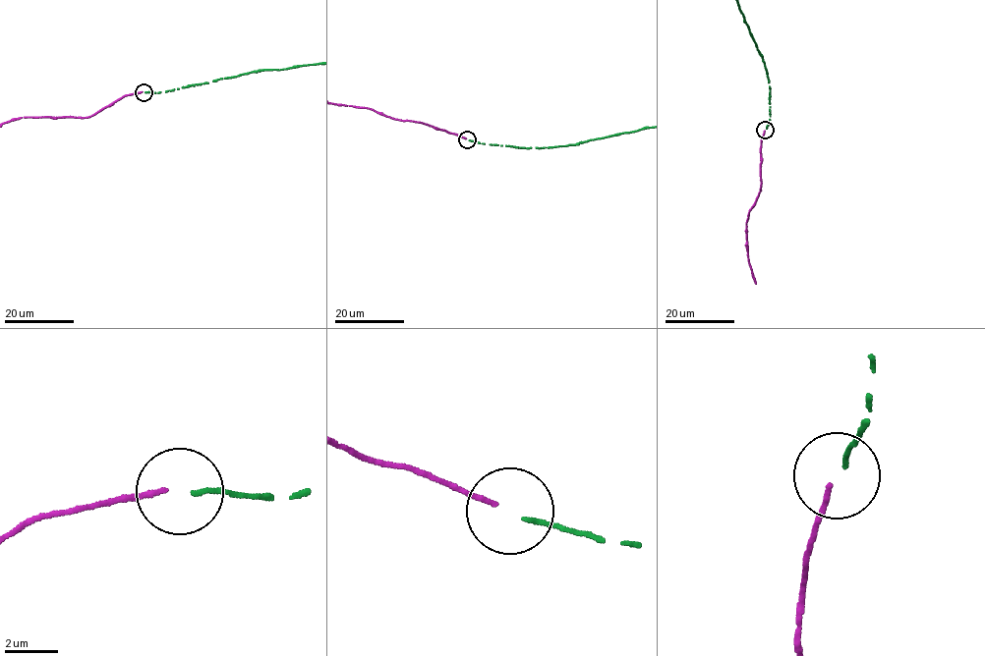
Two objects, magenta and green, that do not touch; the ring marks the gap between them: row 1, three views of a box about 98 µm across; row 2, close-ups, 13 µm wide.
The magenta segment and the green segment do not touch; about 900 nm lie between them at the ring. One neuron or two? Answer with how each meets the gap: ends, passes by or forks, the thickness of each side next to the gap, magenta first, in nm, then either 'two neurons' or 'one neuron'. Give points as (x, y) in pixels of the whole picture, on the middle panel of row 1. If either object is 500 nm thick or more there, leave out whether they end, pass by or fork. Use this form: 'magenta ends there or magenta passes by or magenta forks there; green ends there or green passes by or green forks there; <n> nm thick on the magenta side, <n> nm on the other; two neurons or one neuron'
magenta ends there; green ends there; 170 nm thick on the magenta side, 160 nm on the other; two neurons

